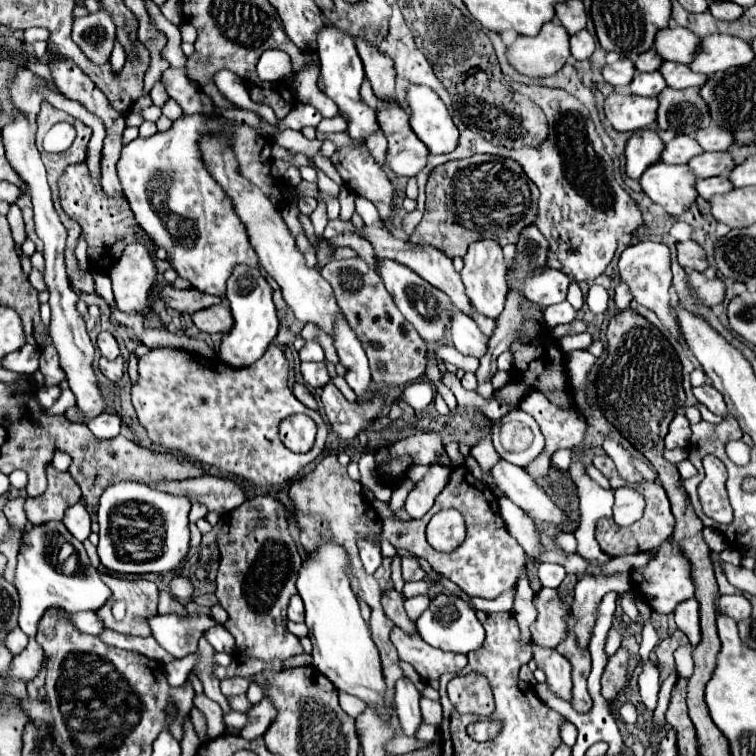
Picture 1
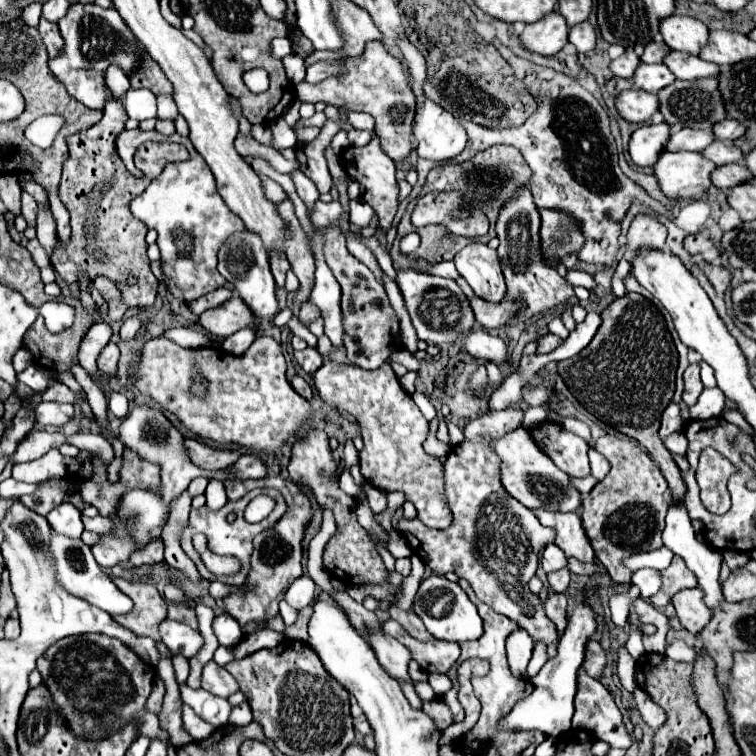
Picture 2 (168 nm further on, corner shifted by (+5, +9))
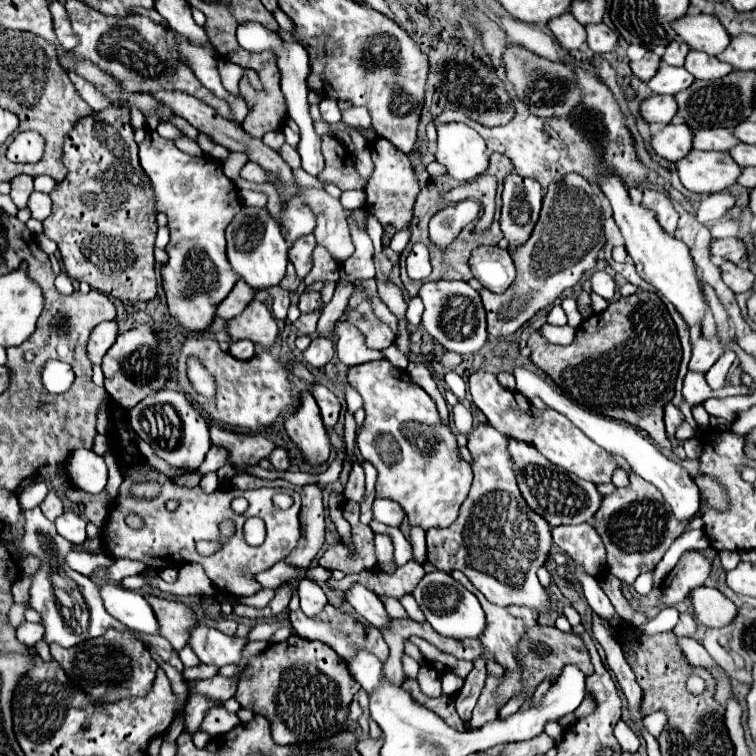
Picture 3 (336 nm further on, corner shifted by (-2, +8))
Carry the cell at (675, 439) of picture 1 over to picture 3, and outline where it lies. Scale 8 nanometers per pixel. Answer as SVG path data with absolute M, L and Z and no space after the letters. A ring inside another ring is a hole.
M666 404L664 406L664 424L666 424L666 432L670 438L674 436L676 428L680 426L682 420L684 420L684 416L682 416L682 412L674 404Z

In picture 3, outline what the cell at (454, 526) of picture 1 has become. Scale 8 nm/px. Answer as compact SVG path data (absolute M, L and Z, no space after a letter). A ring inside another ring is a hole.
M388 360L348 368L346 382L364 398L366 418L358 428L356 442L364 460L378 470L376 496L398 502L410 526L420 526L422 530L450 526L468 496L472 470L460 458L456 434L448 424L442 424L436 402L406 370L394 368Z

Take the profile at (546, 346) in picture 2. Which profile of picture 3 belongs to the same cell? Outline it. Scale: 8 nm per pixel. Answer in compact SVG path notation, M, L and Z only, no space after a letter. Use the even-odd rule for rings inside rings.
M638 290L632 296L622 296L616 302L610 302L608 308L600 314L592 314L586 318L576 330L576 338L570 346L550 344L540 330L534 330L528 338L528 346L532 350L530 360L542 368L560 388L562 392L582 404L584 408L604 414L616 420L624 420L634 424L640 430L646 430L648 436L664 450L672 450L672 444L664 430L664 404L674 396L674 382L678 376L678 366L682 360L682 346L676 334L674 320L670 318L664 302L656 292Z

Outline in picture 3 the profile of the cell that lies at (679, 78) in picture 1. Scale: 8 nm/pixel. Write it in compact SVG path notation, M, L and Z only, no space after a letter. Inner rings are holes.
M690 50L690 52L688 52L684 68L686 68L692 76L696 76L698 80L724 78L726 74L730 74L730 72L734 70L730 64L724 64L724 62L720 62L718 58L708 56L708 54L704 54L704 52L696 52L696 50Z

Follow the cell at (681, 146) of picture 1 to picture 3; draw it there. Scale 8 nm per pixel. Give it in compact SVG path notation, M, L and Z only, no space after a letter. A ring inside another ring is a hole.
M710 128L694 132L694 148L696 150L730 150L740 140L726 128Z

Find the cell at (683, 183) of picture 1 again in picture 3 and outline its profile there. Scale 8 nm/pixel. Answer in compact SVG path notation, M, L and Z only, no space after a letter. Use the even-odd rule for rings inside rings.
M692 150L676 162L682 184L698 194L712 194L730 188L742 168L730 158L728 152L700 152Z

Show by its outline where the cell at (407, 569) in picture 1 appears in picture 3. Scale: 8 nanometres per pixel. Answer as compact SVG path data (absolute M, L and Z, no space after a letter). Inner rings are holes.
M410 560L408 564L396 568L392 574L378 570L364 571L359 574L346 575L338 581L330 578L328 585L331 589L346 591L353 582L362 582L378 596L390 596L390 598L400 600L402 596L412 594L412 590L418 586L422 574L424 574L424 568L418 562Z

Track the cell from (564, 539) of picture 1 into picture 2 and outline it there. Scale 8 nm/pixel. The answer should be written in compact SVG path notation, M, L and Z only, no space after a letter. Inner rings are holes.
M503 409L485 413L465 427L465 441L451 449L445 467L445 501L453 507L453 523L447 531L425 527L417 517L397 521L397 531L407 539L415 555L419 555L435 575L453 571L467 579L475 595L497 613L513 619L525 629L535 643L551 645L559 639L553 621L541 613L541 601L527 587L537 569L537 553L543 545L555 541L555 529L543 527L531 509L517 503L501 489L499 465L495 453L489 449L485 437L503 437L521 427L523 413Z

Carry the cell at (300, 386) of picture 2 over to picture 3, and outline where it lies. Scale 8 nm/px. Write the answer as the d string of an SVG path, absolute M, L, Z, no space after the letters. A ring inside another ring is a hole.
M314 384L312 388L312 396L316 398L318 406L320 406L320 412L322 412L322 422L326 426L326 430L332 430L336 420L338 420L338 414L340 414L340 402L338 398L322 384Z

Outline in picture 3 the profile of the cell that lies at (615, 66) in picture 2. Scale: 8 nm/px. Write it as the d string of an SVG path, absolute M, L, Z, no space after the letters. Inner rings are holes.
M646 52L646 56L638 62L630 62L630 68L632 72L642 80L642 82L648 82L656 72L658 72L658 66L660 66L660 56L656 56L654 52Z

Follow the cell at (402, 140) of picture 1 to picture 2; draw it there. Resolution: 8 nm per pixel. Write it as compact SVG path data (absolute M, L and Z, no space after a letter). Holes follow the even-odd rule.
M371 43L365 47L361 57L345 61L347 73L345 77L329 77L329 81L321 81L319 85L311 85L301 81L295 85L297 97L303 103L329 103L335 107L349 107L351 111L365 111L375 119L375 133L381 141L381 149L393 157L395 163L405 161L413 151L411 143L411 123L415 117L415 97L403 73L403 65L391 57L383 43Z

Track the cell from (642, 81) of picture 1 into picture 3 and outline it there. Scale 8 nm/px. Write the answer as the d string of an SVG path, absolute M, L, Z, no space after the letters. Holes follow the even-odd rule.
M662 62L660 70L648 82L648 86L656 94L670 94L670 96L674 96L674 94L686 90L694 80L696 78L686 68L674 68L674 66L668 66L666 62Z

